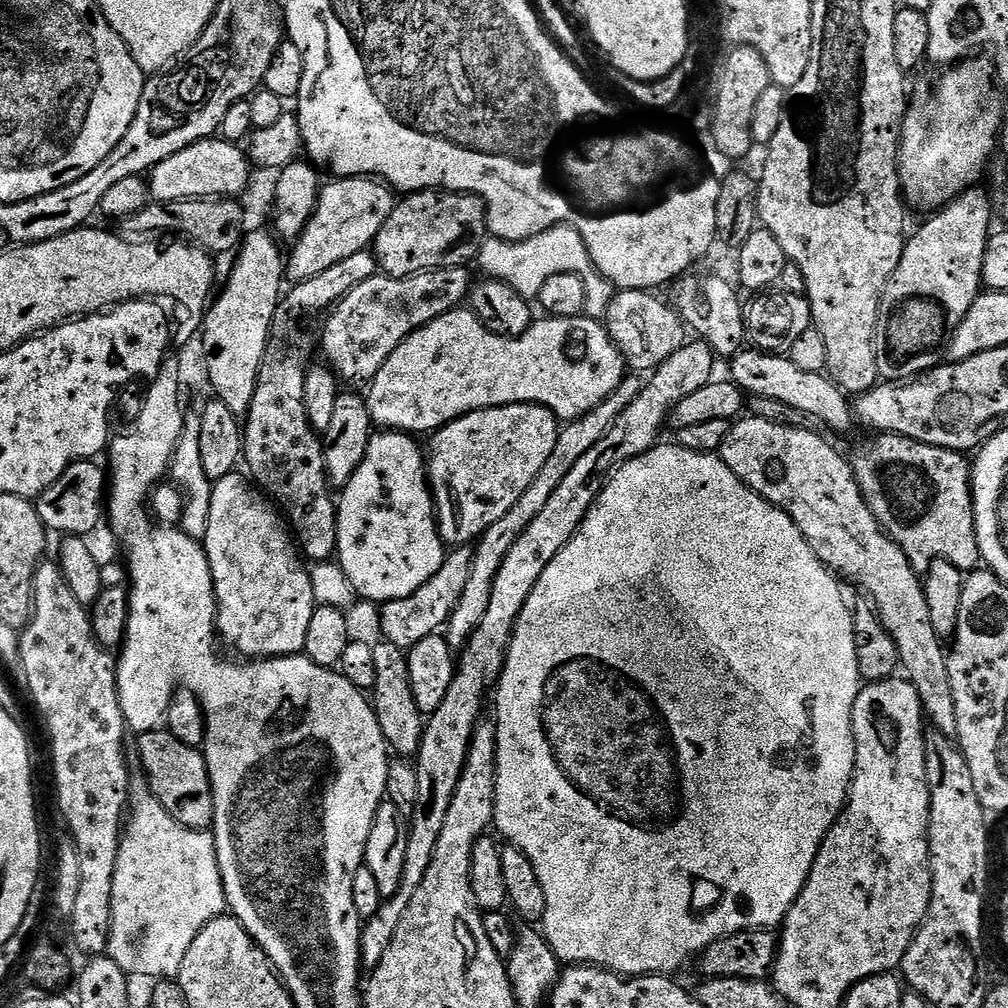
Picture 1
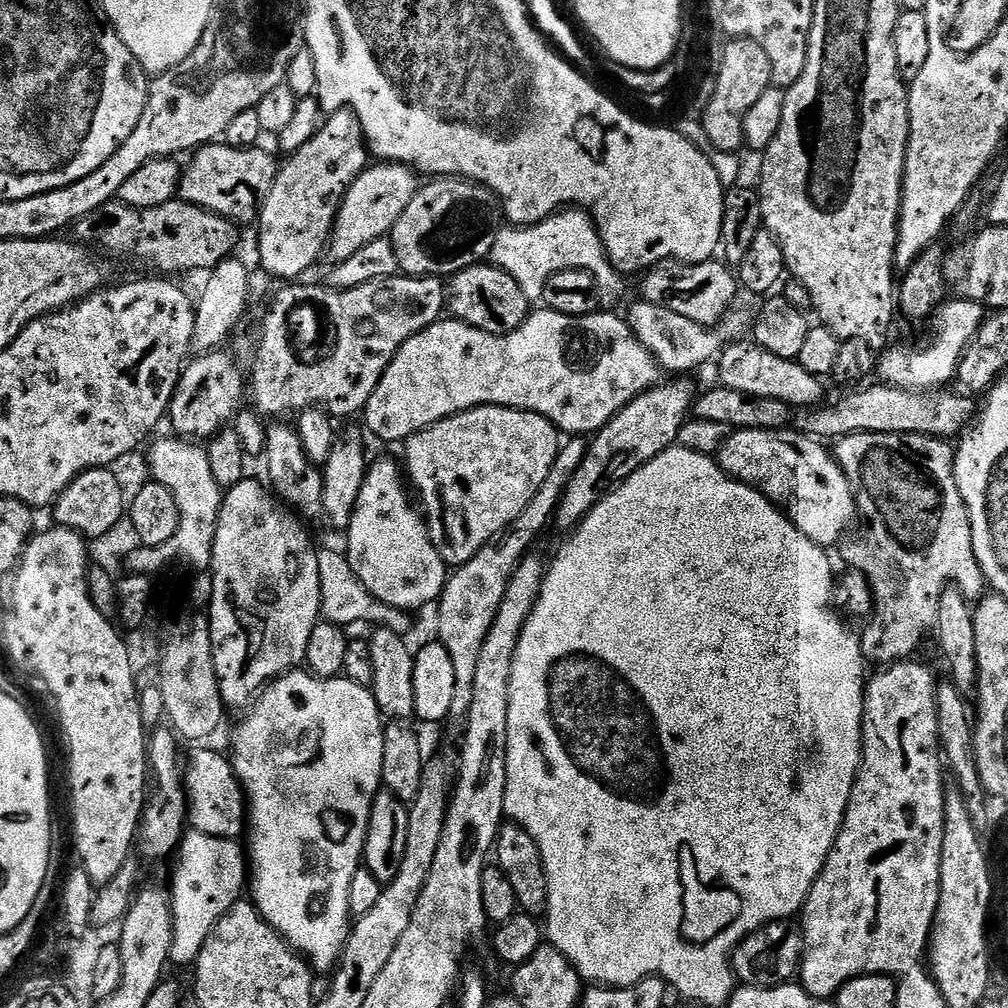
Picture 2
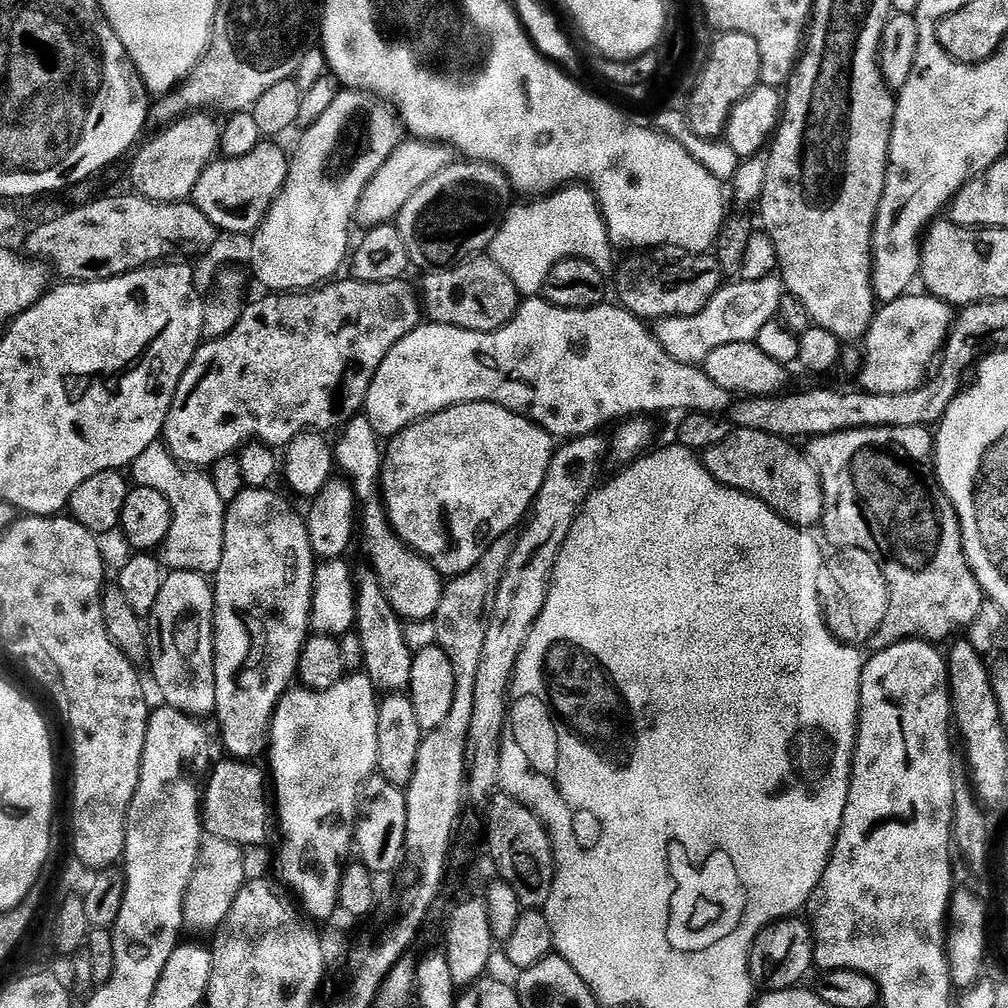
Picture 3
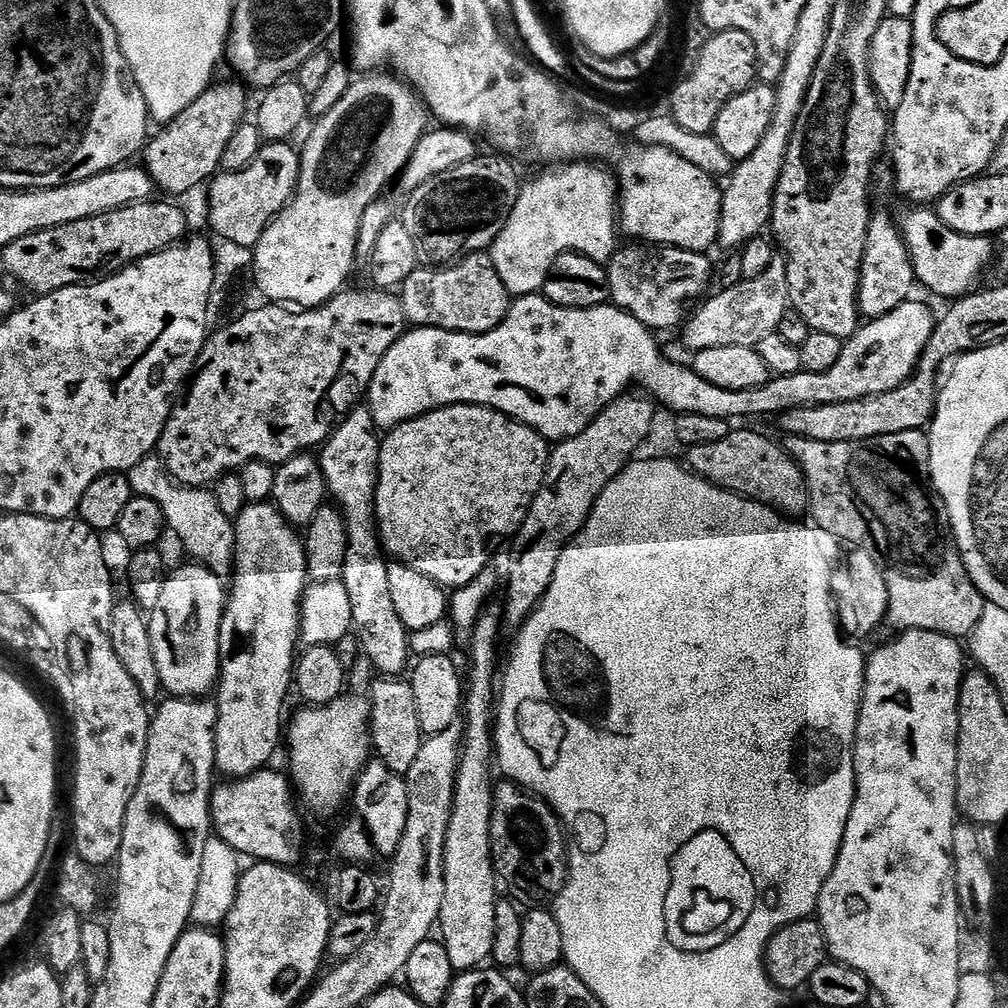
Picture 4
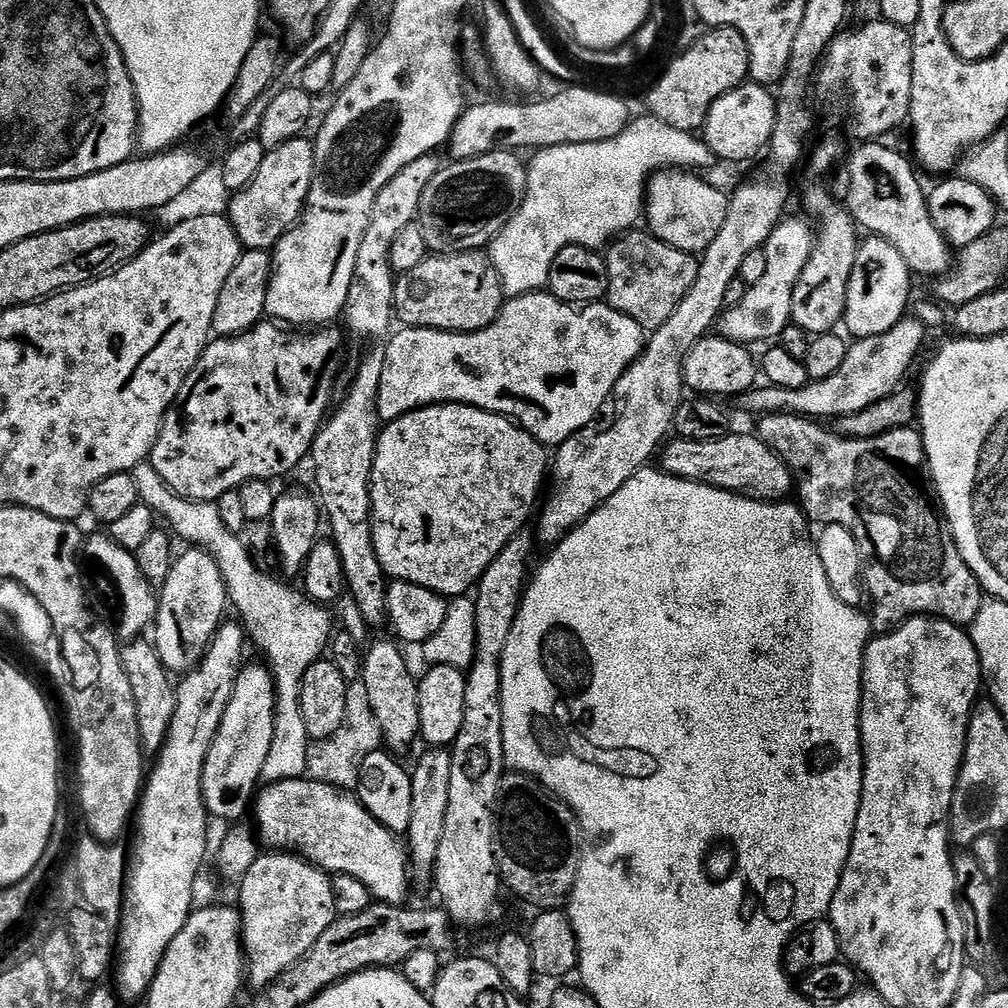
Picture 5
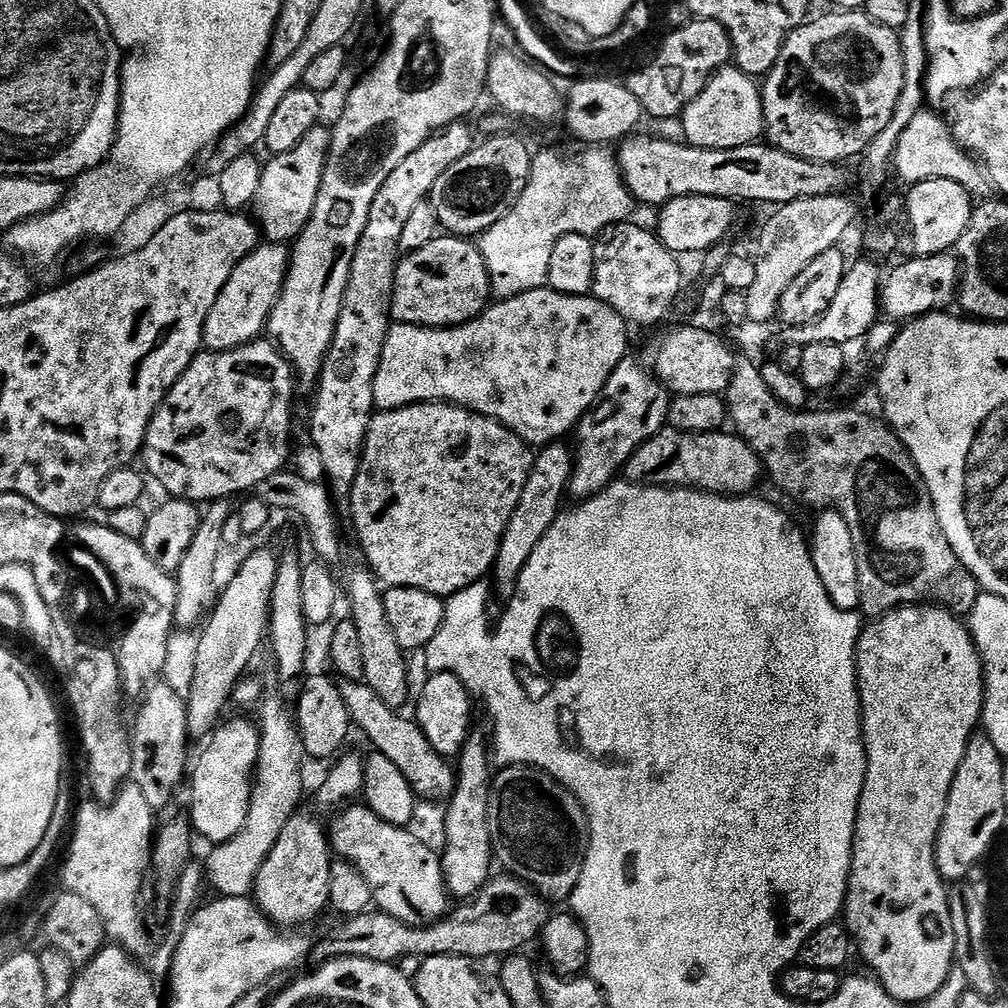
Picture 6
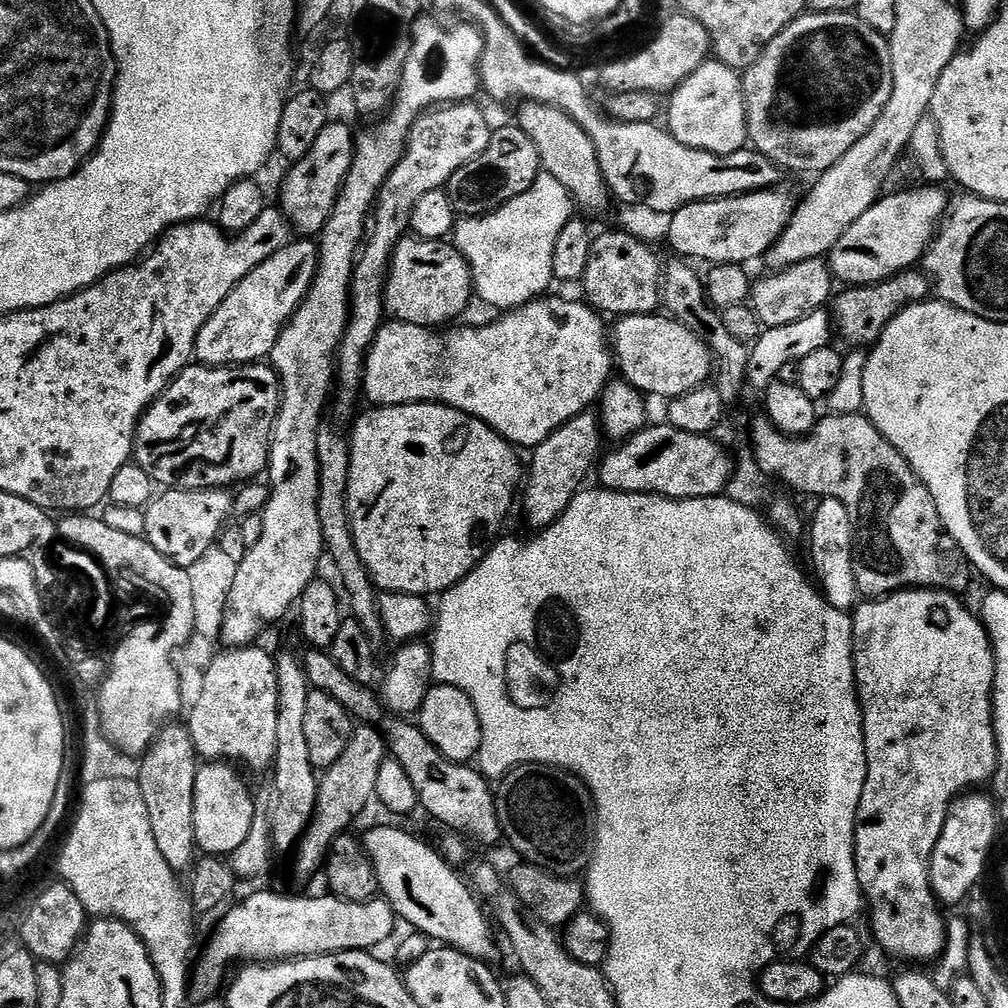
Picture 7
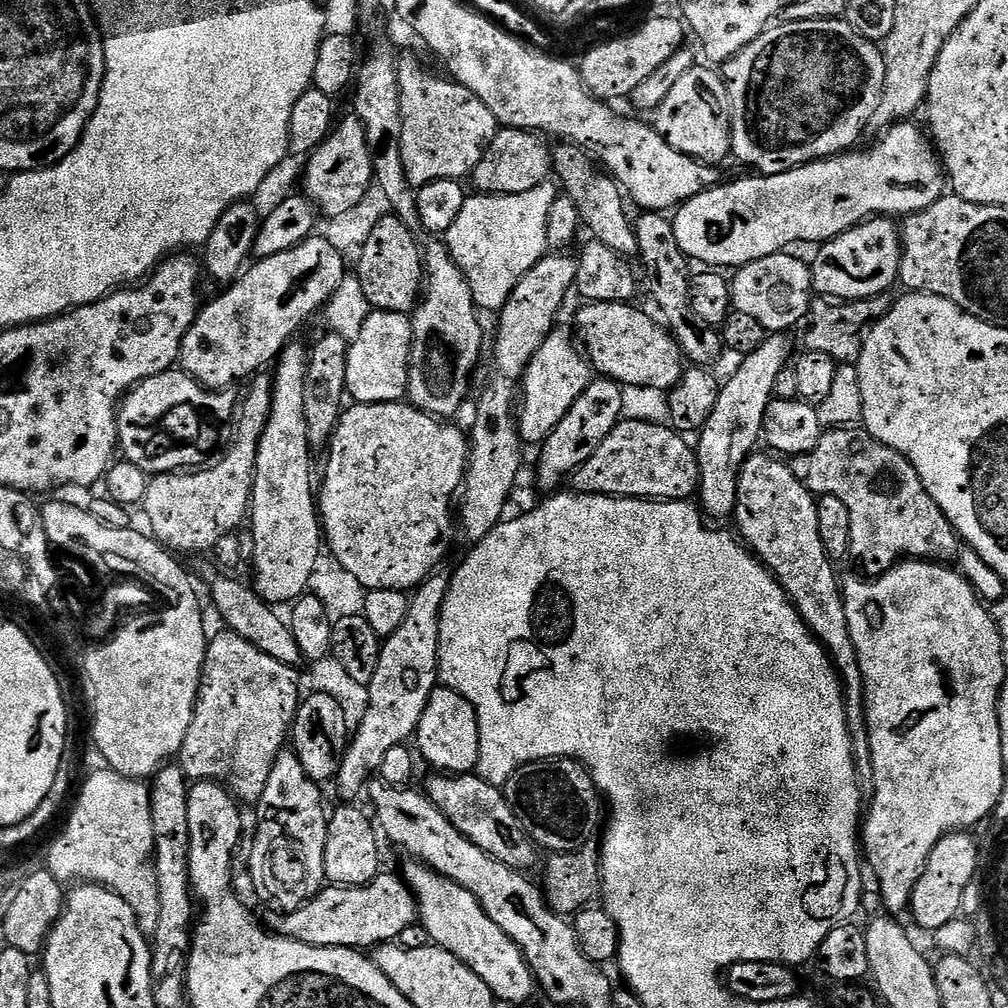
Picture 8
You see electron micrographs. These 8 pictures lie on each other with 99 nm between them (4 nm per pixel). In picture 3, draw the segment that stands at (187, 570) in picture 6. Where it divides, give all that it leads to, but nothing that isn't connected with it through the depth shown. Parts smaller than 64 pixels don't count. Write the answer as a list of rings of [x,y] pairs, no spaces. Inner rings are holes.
[[[171,571],[164,579],[162,591],[155,603],[150,622],[154,624],[154,642],[158,644],[150,656],[150,665],[154,672],[156,684],[164,698],[163,703],[187,716],[205,718],[213,715],[217,706],[217,686],[214,678],[213,638],[213,610],[215,608],[215,591],[205,576],[197,572]]]

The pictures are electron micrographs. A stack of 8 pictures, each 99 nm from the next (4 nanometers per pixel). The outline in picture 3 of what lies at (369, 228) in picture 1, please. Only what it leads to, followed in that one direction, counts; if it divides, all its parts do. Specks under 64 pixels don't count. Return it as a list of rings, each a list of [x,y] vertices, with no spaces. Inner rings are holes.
[[[405,139],[396,147],[394,154],[386,158],[382,170],[378,170],[374,178],[370,178],[356,207],[356,220],[359,227],[361,224],[361,229],[367,230],[376,228],[379,224],[395,221],[406,206],[406,202],[410,202],[410,198],[414,198],[414,194],[418,194],[418,190],[422,190],[422,186],[430,182],[430,178],[442,174],[442,170],[446,170],[452,163],[454,163],[453,149],[438,142]]]

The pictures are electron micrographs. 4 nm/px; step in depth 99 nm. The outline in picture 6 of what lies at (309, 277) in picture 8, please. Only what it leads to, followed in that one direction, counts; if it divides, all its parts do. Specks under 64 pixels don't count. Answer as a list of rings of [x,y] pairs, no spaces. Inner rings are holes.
[[[261,242],[238,264],[204,323],[203,347],[207,351],[229,352],[265,335],[268,319],[284,290],[289,263],[289,245]]]

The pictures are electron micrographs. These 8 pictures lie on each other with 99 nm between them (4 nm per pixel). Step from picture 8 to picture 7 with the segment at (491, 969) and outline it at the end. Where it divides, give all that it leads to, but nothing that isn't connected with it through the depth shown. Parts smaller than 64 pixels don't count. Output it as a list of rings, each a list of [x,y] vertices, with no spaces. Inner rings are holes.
[[[384,824],[381,828],[372,828],[369,830],[365,836],[362,836],[362,843],[364,849],[367,850],[368,856],[372,859],[372,865],[374,866],[374,870],[376,871],[376,882],[379,888],[379,891],[382,893],[383,899],[388,901],[388,905],[391,906],[392,909],[395,910],[397,917],[401,921],[404,920],[406,923],[409,924],[409,929],[415,930],[417,933],[420,933],[423,936],[427,936],[429,941],[435,942],[437,945],[440,946],[447,946],[450,948],[456,949],[458,952],[464,952],[467,956],[474,956],[477,960],[487,961],[489,959],[488,956],[492,956],[496,952],[496,944],[492,941],[492,928],[493,925],[490,923],[488,925],[488,920],[484,917],[484,912],[480,909],[481,901],[478,899],[477,893],[473,891],[471,887],[466,883],[464,885],[464,880],[462,877],[459,876],[457,869],[453,867],[453,865],[449,864],[447,860],[444,859],[443,855],[435,847],[432,848],[430,845],[427,844],[424,840],[419,840],[418,837],[415,836],[412,832],[407,832],[404,828],[391,828],[390,825]]]

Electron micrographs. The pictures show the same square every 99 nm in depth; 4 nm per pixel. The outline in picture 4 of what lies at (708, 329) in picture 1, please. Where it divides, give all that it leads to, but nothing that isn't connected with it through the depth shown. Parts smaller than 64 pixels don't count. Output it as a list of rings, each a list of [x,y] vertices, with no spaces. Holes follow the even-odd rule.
[[[647,242],[629,243],[629,248],[624,246],[617,247],[616,253],[608,261],[608,281],[610,282],[610,294],[612,295],[611,303],[623,312],[629,312],[638,322],[653,330],[659,328],[676,328],[679,329],[685,323],[689,315],[690,307],[688,303],[707,286],[713,283],[714,268],[707,260],[704,252],[691,252],[685,248],[669,248],[667,246],[657,246]]]

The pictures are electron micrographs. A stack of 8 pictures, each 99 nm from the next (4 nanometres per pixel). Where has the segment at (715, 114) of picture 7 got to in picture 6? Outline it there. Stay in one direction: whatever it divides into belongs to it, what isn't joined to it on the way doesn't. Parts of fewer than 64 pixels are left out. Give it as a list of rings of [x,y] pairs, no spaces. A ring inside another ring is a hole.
[[[722,68],[713,76],[706,90],[702,90],[702,94],[698,94],[698,98],[686,106],[682,123],[683,139],[693,148],[734,150],[738,146],[757,143],[765,135],[761,85],[741,68]]]

